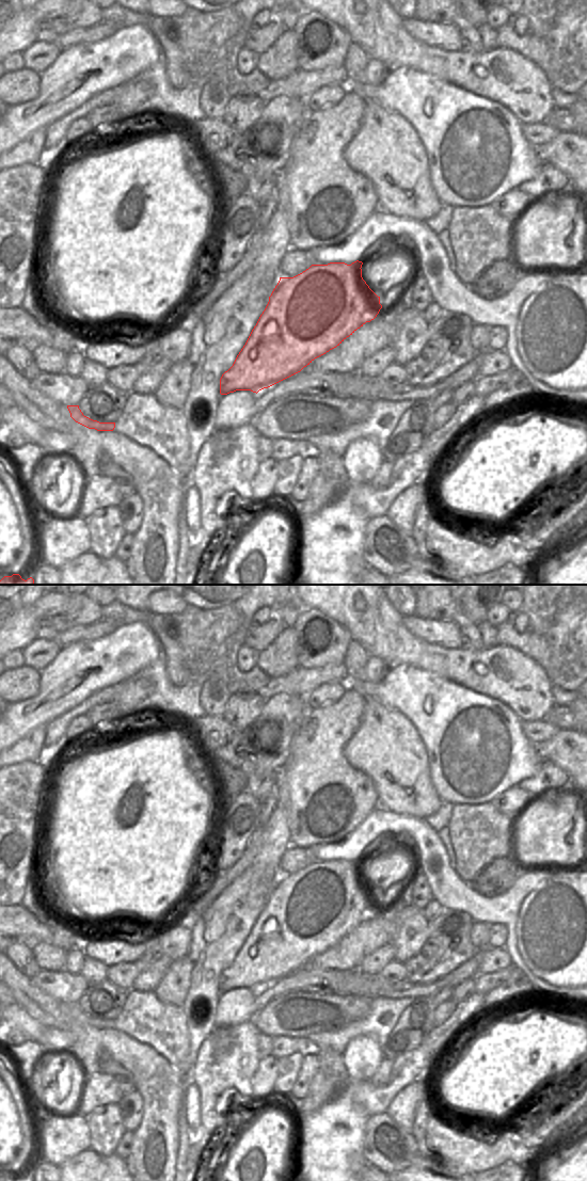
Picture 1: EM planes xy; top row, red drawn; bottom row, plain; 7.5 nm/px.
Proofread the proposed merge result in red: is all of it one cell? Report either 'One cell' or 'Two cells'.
One cell.

